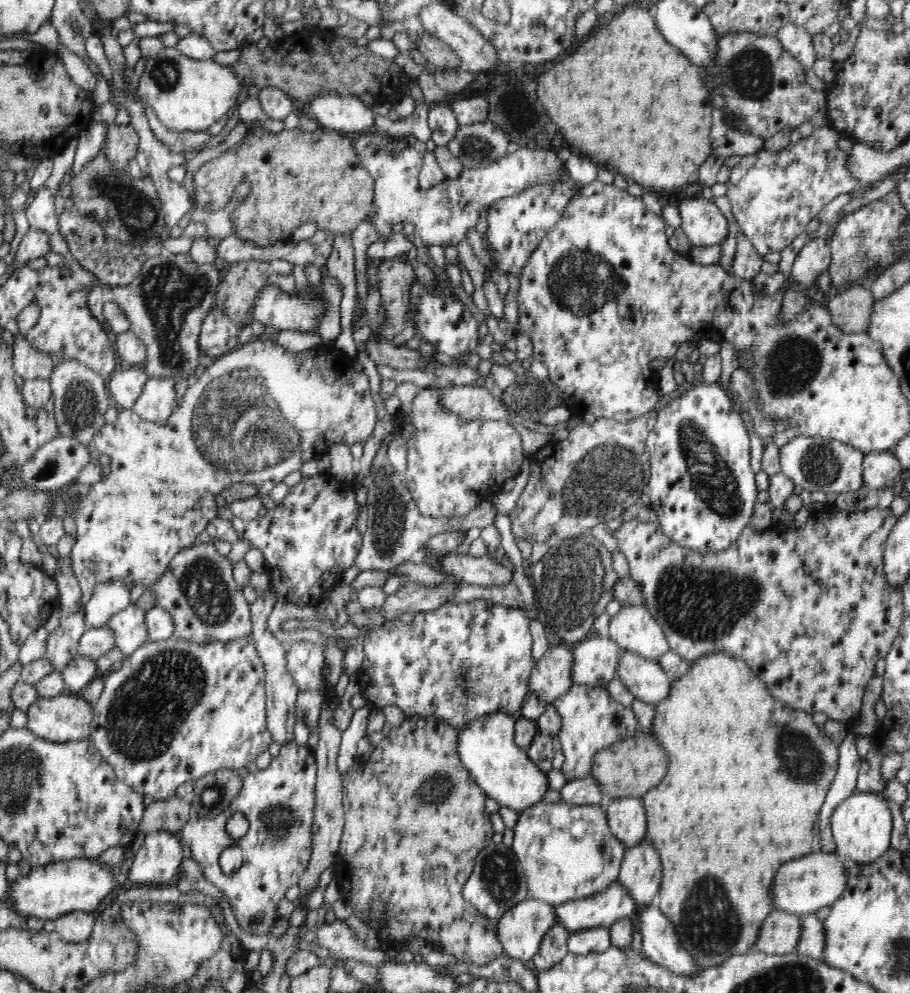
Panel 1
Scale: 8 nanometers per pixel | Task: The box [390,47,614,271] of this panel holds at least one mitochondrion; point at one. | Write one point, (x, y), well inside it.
(477, 147)

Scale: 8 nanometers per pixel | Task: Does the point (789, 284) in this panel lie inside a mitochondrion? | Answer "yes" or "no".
no

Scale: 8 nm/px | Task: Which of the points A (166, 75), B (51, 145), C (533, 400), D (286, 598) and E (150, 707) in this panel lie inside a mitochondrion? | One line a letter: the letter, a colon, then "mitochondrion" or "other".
A: mitochondrion
B: other
C: mitochondrion
D: other
E: mitochondrion

